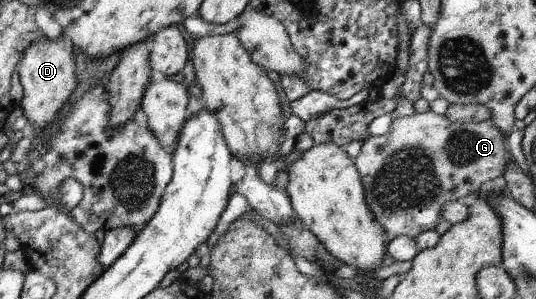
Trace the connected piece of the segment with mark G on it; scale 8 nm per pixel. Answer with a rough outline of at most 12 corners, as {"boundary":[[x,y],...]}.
{"boundary":[[398,117],[353,160],[386,244],[513,159],[490,120]]}

